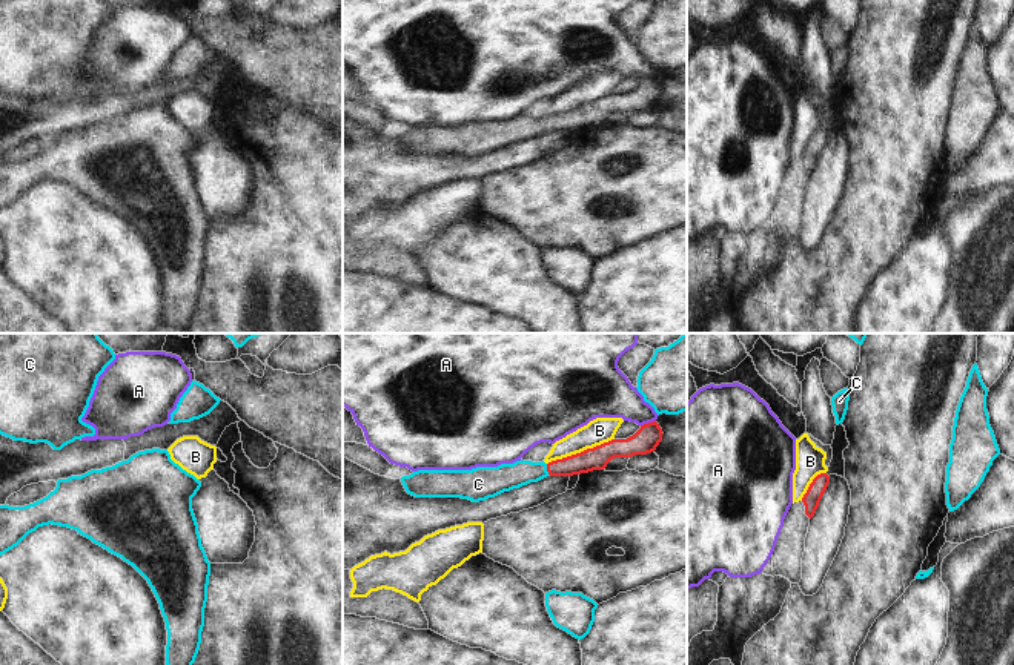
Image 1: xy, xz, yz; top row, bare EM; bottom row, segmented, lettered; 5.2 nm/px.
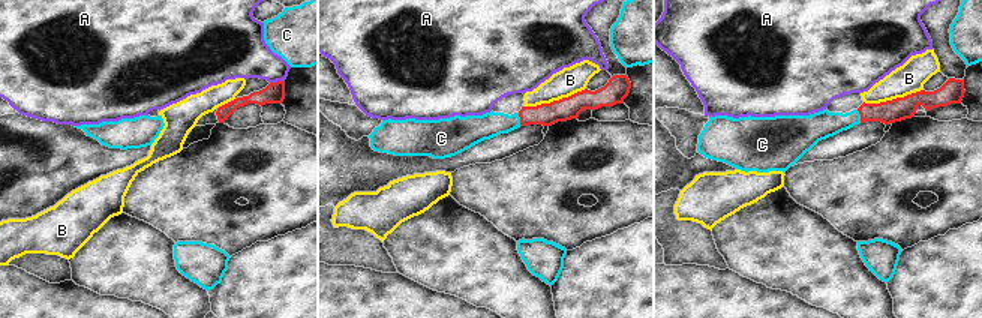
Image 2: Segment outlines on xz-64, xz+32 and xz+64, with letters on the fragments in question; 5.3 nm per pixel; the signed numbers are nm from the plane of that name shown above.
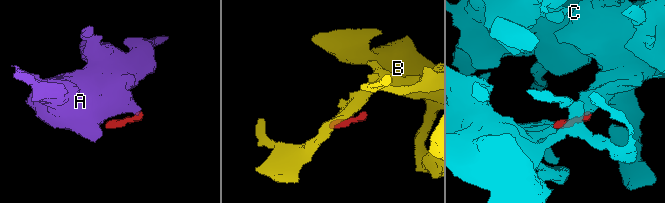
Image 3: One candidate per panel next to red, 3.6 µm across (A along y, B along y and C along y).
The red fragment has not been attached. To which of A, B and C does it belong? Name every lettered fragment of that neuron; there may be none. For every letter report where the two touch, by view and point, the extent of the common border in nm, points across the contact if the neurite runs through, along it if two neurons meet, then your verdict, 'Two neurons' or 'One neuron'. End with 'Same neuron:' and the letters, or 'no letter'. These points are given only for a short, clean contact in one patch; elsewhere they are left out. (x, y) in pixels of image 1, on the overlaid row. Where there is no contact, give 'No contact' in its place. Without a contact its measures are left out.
A: Touches red at xz (649, 423). Shared border 90 nm. Boundary: xz (655, 420), (641, 426). Two neurons
B: Touches red at xz (581, 452). Shared border 380 nm. Boundary: xz (613, 438), (552, 459), (547, 464). Two neurons
C: Touches red at xz (547, 470). Shared border 70 nm. Path across: xz (590, 459), (547, 470), (521, 472), (506, 476). One neuron
Same neuron: C

